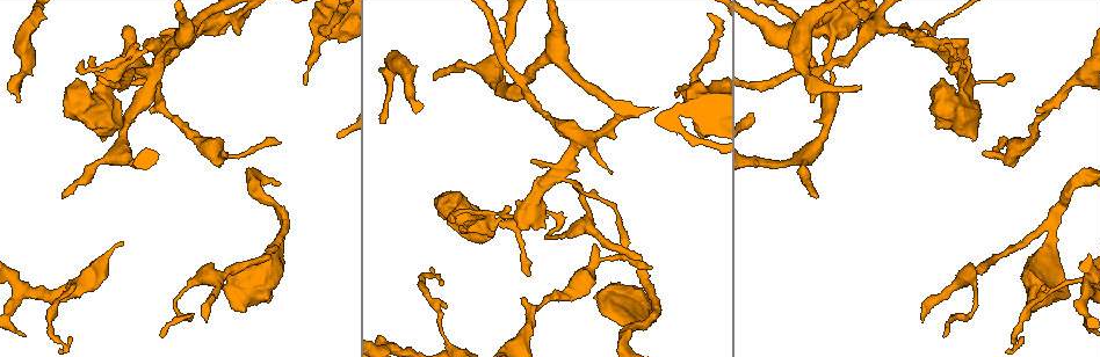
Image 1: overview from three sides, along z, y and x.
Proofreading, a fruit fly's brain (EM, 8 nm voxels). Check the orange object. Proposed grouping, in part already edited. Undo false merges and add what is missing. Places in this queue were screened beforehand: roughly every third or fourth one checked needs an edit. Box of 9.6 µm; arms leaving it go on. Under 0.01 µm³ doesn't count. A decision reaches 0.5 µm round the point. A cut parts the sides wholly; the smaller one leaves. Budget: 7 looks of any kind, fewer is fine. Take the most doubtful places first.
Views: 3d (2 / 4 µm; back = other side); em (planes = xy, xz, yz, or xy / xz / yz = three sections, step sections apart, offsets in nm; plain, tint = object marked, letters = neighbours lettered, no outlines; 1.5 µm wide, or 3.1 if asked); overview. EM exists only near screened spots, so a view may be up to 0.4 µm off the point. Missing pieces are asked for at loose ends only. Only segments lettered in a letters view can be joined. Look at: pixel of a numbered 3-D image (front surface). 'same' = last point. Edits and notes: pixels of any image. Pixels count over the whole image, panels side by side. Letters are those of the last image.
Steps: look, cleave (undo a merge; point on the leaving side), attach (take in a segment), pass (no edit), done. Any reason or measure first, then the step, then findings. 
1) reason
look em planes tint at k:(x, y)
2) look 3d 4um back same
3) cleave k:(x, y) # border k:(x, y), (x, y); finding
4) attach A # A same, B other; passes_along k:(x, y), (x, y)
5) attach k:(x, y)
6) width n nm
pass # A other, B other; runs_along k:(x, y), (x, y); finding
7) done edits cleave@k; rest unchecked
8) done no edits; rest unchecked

two arms in line, one across
look em yz step 8 tint at 1:(913, 33)

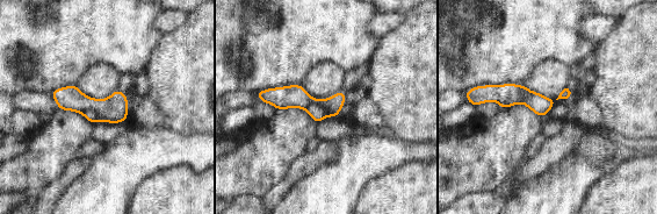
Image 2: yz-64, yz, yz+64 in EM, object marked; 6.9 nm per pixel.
cut it another way
look em planes letters same

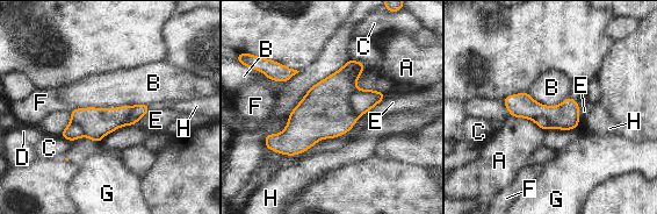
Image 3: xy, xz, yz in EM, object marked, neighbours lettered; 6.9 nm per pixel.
width 190 nm
cleave 3:(361, 101) # A other, B other, C other, D other, E other, F other, G other, H other; border 3:(354, 91), (348, 105), (358, 116); a second cell is stuck on

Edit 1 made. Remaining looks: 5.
look overview

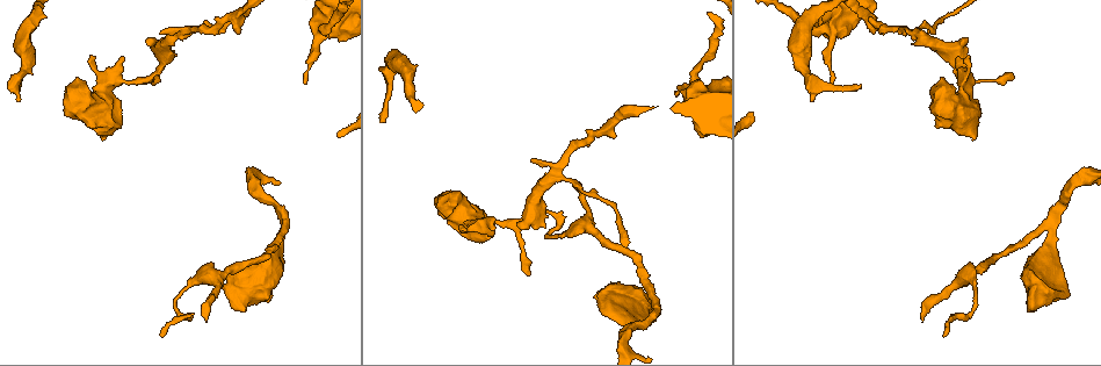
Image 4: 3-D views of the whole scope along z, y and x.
thin end
look 3d 2um at 4:(527, 273)

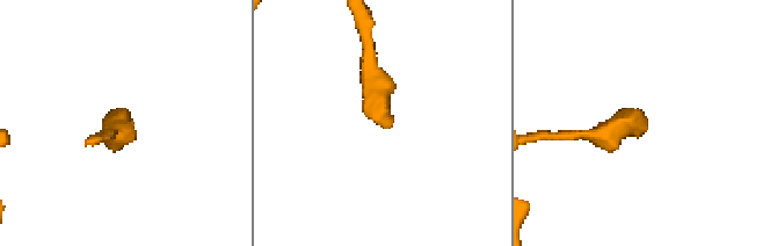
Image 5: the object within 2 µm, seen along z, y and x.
need the tissue
look em xy step 8 tint at 5:(641, 136)

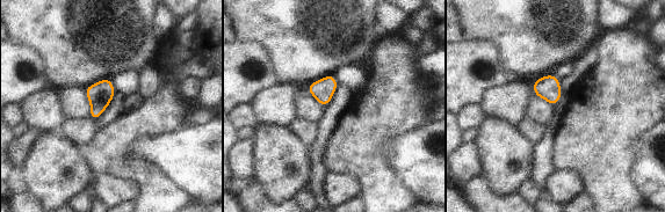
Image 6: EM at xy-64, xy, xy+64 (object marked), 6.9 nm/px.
look em planes letters same

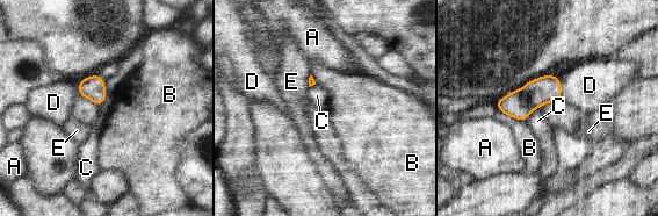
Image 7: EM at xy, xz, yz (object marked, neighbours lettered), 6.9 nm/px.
pass # A other, B other, C other, D other, E other; border 7:(499, 110), (526, 122); no lettered segment goes on from it

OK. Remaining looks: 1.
done edits cleave@3; rest unchecked

